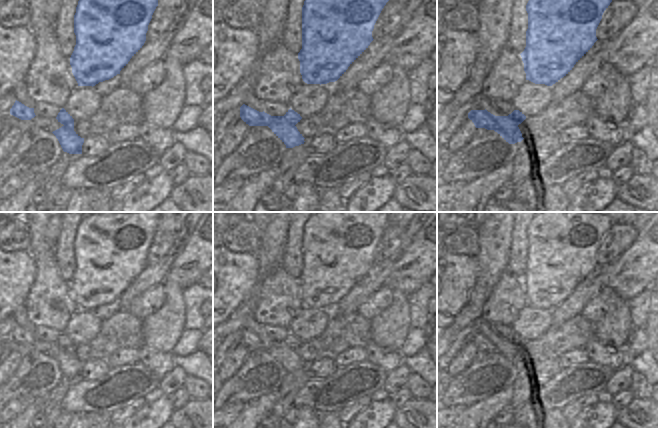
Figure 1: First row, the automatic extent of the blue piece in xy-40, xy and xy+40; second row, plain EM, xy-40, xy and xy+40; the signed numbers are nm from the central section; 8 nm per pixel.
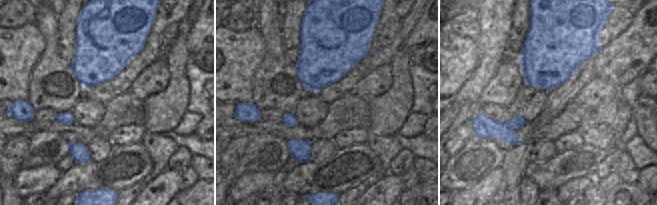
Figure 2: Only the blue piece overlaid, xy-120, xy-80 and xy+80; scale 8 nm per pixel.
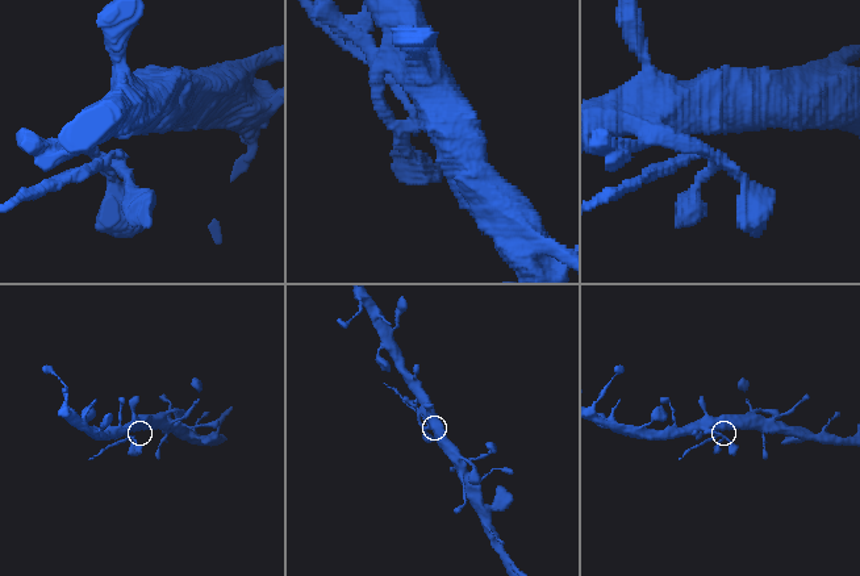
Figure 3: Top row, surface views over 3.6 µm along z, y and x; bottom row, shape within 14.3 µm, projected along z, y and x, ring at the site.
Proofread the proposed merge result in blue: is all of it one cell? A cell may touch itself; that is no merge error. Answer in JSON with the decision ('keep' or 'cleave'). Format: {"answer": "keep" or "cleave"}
{"answer": "cleave"}

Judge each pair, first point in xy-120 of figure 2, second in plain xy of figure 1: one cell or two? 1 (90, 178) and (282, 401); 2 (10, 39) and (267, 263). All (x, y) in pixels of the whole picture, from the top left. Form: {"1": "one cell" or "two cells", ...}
{"1": "two cells", "2": "two cells"}

